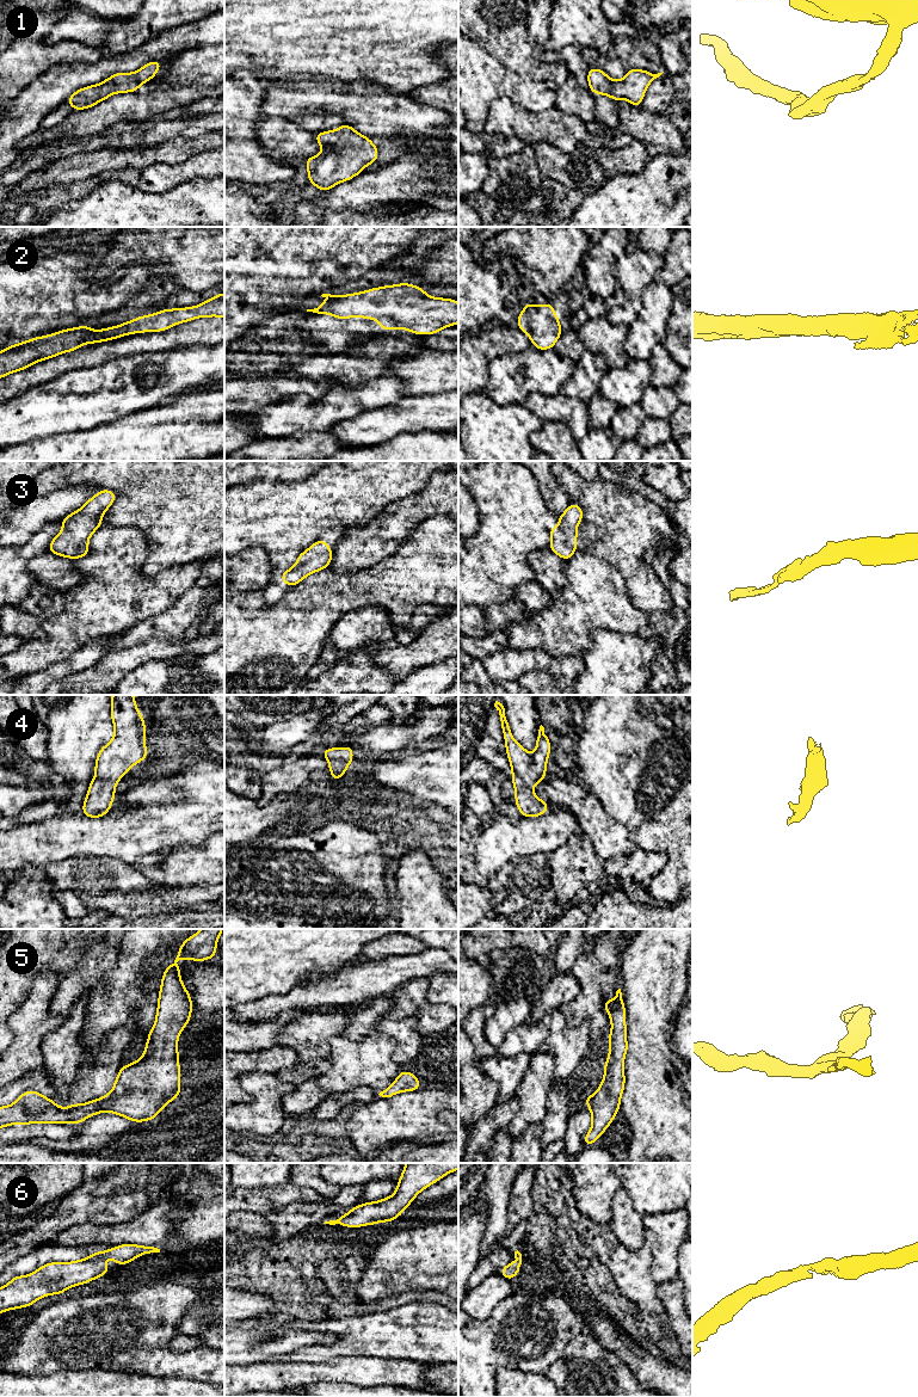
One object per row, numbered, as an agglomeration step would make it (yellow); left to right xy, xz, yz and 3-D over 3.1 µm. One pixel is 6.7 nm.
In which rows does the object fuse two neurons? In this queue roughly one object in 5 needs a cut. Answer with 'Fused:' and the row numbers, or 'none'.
Fused: none

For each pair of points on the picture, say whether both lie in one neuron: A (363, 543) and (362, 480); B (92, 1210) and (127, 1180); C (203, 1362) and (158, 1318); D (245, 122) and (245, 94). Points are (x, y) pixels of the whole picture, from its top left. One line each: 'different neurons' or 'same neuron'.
A: different neurons
B: same neuron
C: same neuron
D: same neuron

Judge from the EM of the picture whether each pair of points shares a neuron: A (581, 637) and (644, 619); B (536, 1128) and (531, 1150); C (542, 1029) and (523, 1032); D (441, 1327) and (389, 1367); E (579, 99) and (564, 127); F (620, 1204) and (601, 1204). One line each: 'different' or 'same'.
A: same
B: same
C: same
D: different
E: different
F: different

